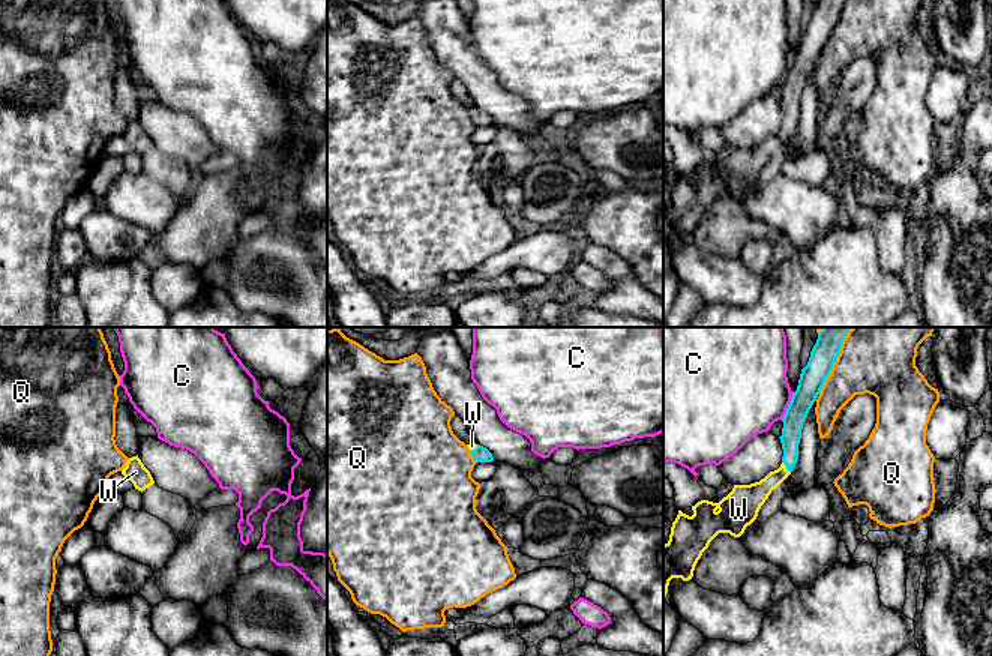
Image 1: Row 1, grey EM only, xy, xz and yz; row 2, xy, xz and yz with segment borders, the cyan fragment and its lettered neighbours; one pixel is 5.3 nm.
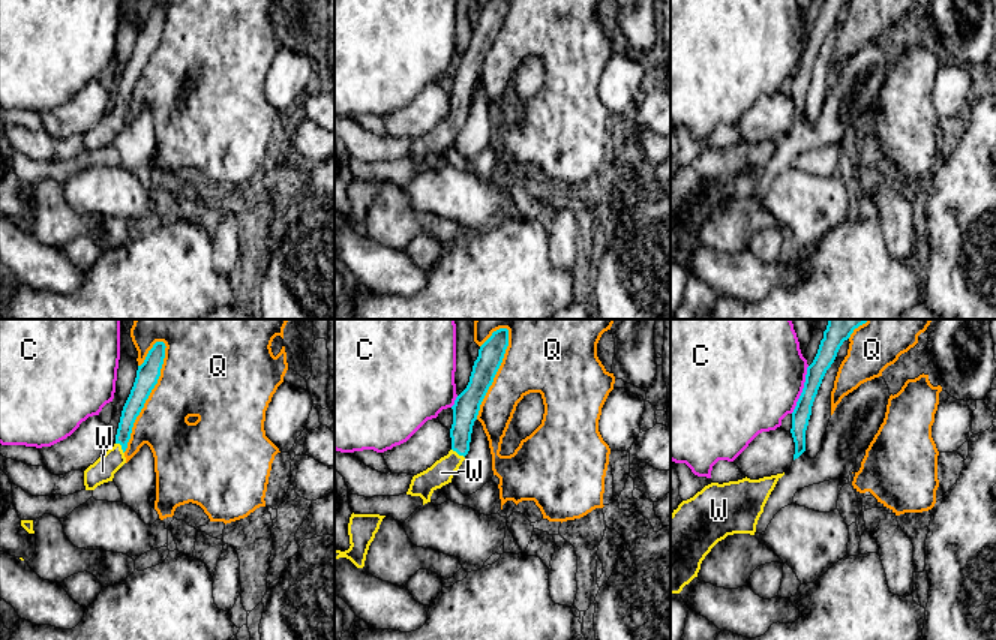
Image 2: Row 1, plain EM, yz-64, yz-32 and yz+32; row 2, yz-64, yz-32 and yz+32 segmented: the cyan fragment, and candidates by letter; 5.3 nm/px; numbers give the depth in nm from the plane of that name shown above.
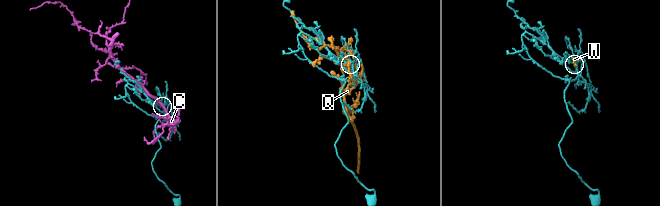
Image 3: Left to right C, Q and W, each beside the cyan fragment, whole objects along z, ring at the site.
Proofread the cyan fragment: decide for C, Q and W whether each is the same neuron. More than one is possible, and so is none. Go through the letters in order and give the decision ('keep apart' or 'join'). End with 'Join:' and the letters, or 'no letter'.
C: keep apart
Q: keep apart
W: join
Join: W

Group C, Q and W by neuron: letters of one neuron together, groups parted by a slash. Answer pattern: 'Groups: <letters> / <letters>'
Groups: C / Q / W

